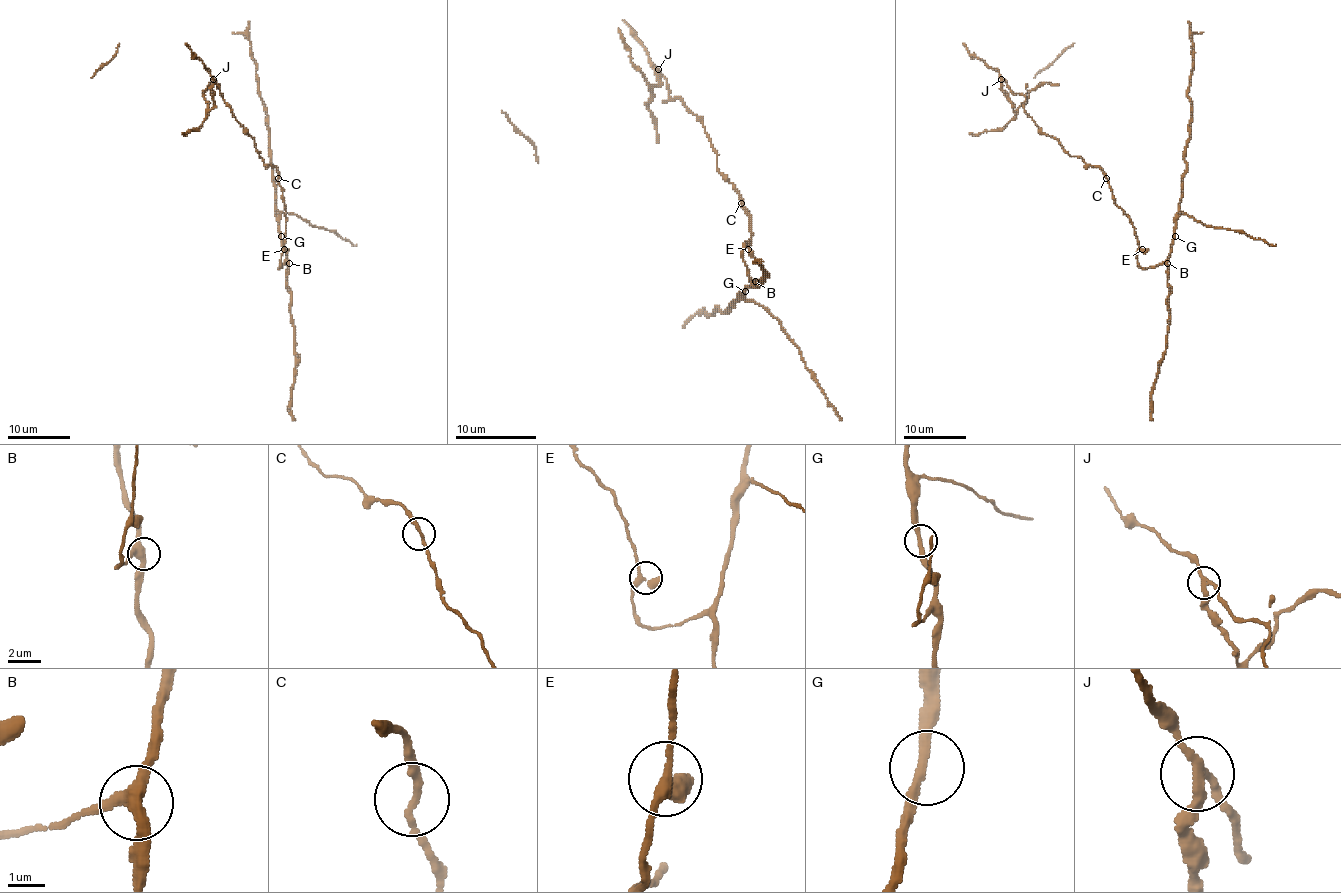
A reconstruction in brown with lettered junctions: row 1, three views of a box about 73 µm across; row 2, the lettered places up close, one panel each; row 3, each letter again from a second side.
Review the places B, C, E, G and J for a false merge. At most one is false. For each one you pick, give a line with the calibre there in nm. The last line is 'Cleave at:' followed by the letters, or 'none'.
J: calibre 200 nm
Cleave at: J

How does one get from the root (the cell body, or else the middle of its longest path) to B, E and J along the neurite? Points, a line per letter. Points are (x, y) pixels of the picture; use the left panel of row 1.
B: (278, 178), (286, 206), (286, 238), (279, 268), (289, 263)
E: (278, 178), (286, 206), (284, 249)
J: (278, 178), (278, 170), (267, 165), (259, 156), (254, 140), (231, 112), (220, 85), (213, 79)

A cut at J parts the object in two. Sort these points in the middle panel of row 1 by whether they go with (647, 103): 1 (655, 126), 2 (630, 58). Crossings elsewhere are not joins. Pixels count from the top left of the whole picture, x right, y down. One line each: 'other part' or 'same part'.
1: same part
2: same part

